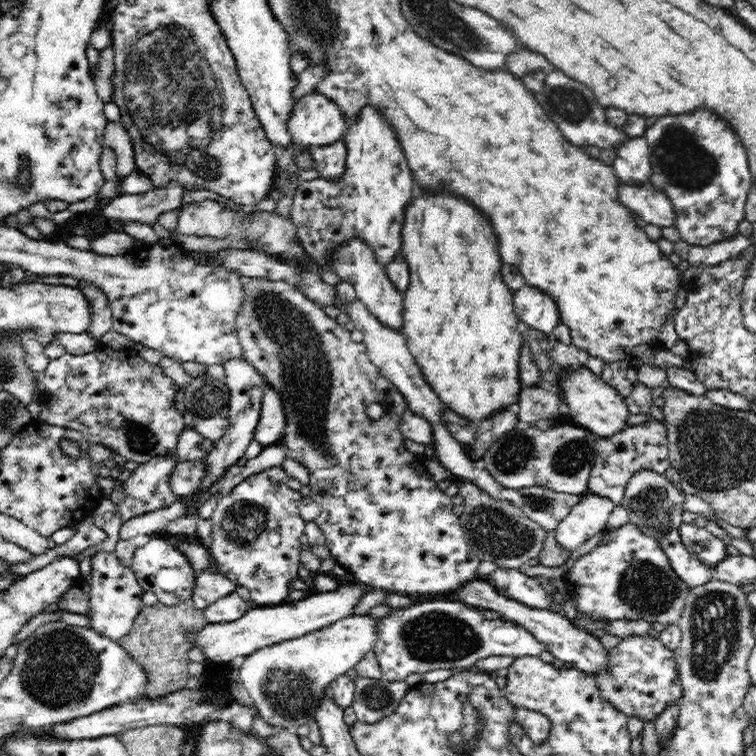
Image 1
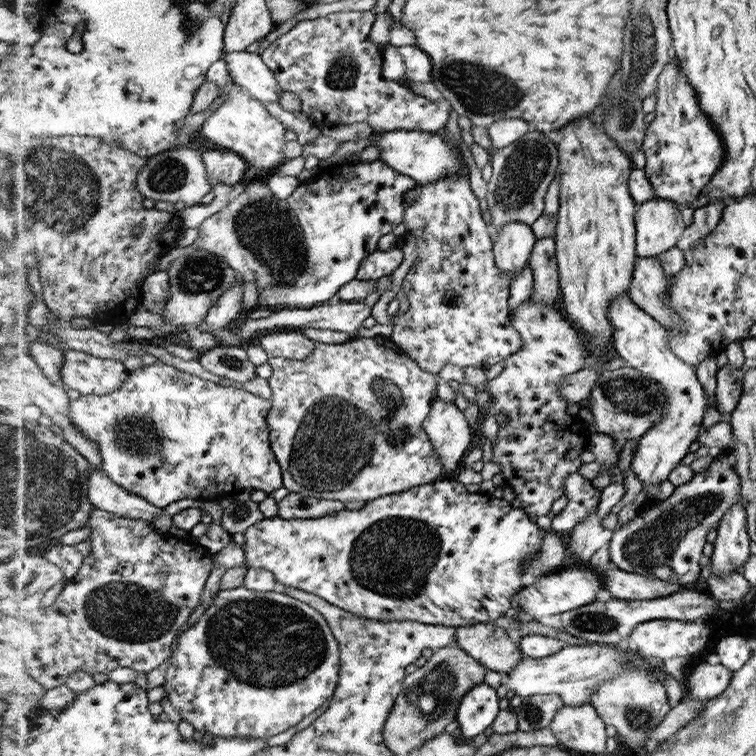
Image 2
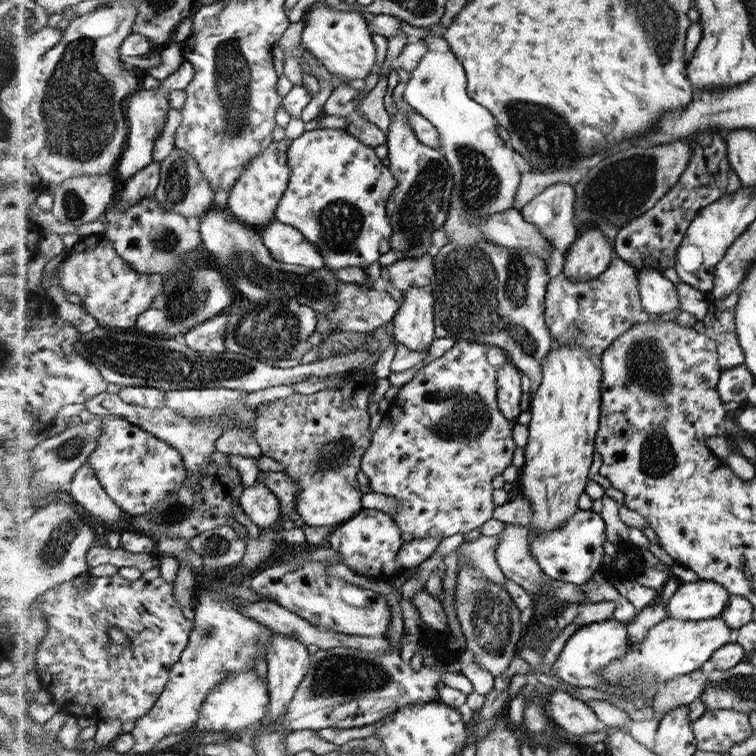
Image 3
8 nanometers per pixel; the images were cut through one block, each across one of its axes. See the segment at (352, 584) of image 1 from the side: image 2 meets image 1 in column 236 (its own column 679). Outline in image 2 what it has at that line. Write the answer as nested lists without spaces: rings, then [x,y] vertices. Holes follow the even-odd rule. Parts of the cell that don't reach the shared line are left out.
[[[654,619],[647,620],[646,622],[641,622],[637,624],[632,632],[628,635],[629,640],[629,651],[632,653],[639,654],[641,657],[650,659],[652,656],[654,658],[660,658],[660,660],[672,660],[672,658],[680,658],[680,656],[696,656],[696,652],[700,652],[708,640],[708,628],[704,624],[703,620],[693,620],[688,619]]]

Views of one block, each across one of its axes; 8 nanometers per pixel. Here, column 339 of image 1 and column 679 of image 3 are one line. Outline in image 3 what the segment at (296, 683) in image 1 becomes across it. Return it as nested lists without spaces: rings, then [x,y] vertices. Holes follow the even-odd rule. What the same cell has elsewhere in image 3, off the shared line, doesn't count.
[[[722,616],[698,621],[672,620],[668,617],[650,628],[640,642],[630,642],[622,657],[600,669],[600,678],[604,678],[601,682],[608,685],[600,685],[598,689],[604,694],[631,699],[639,709],[652,707],[664,682],[709,665],[716,650],[732,642],[734,636],[735,632]]]

